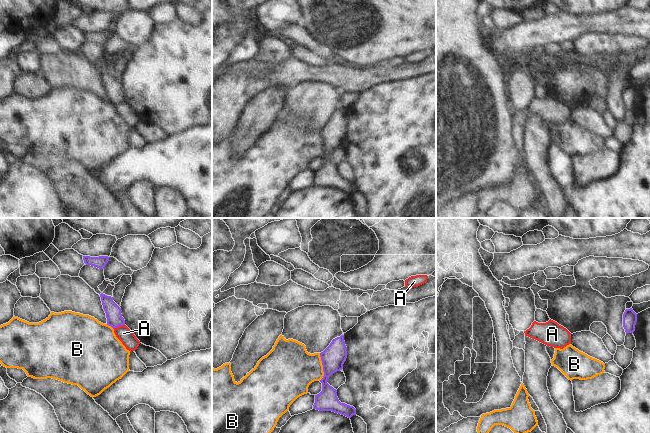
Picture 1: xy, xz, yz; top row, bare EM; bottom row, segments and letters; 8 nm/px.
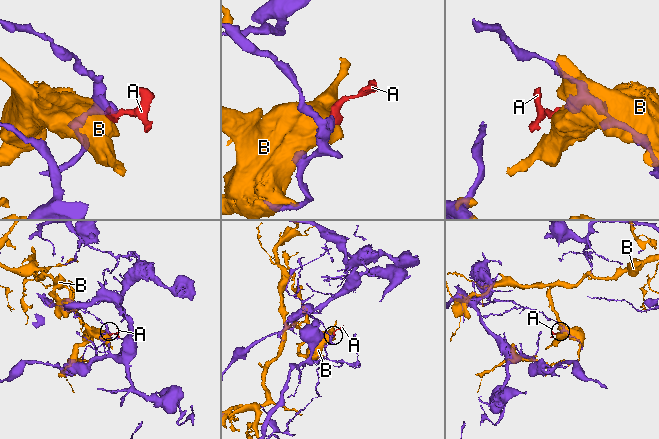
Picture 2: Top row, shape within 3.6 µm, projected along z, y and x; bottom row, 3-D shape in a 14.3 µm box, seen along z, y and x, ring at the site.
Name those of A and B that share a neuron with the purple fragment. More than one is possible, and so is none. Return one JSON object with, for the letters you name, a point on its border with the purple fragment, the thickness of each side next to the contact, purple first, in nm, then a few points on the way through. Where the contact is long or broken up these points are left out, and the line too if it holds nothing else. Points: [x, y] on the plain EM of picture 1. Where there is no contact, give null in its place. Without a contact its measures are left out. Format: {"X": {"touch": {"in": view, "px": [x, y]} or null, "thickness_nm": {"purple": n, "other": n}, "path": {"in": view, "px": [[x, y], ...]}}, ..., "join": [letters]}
{"join": []}

